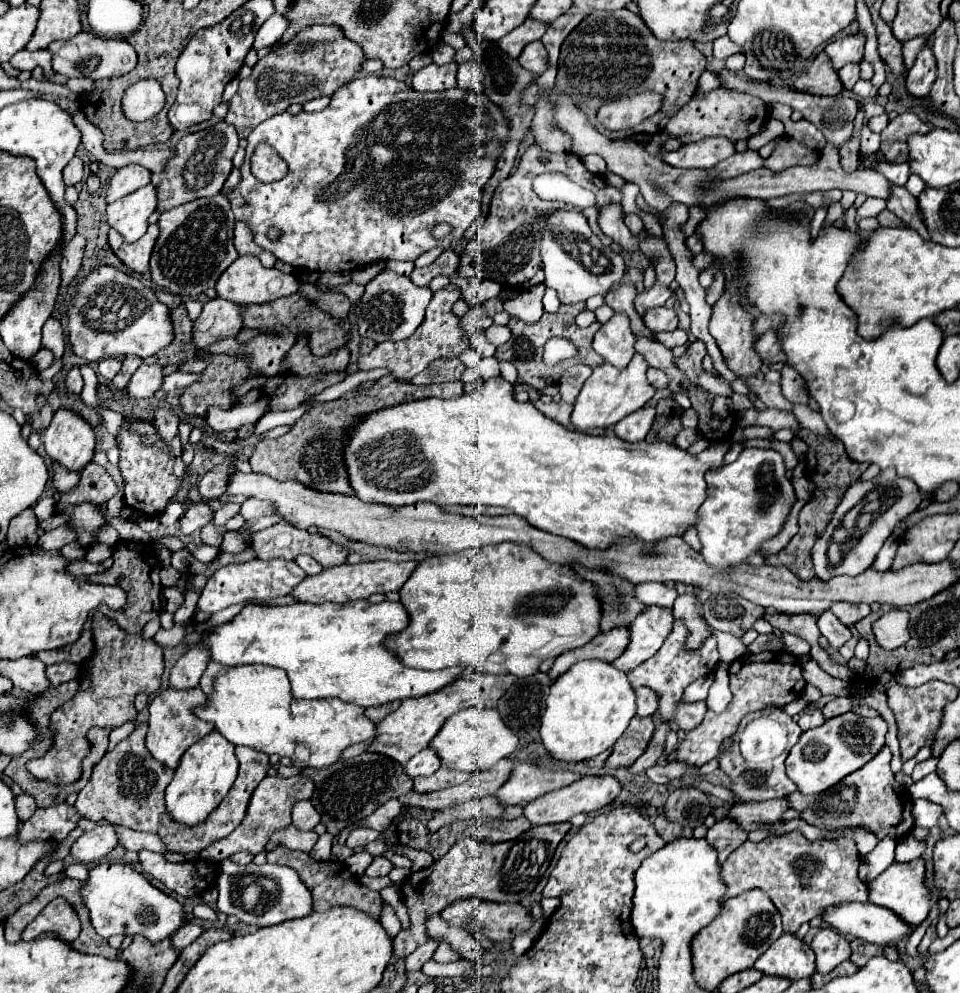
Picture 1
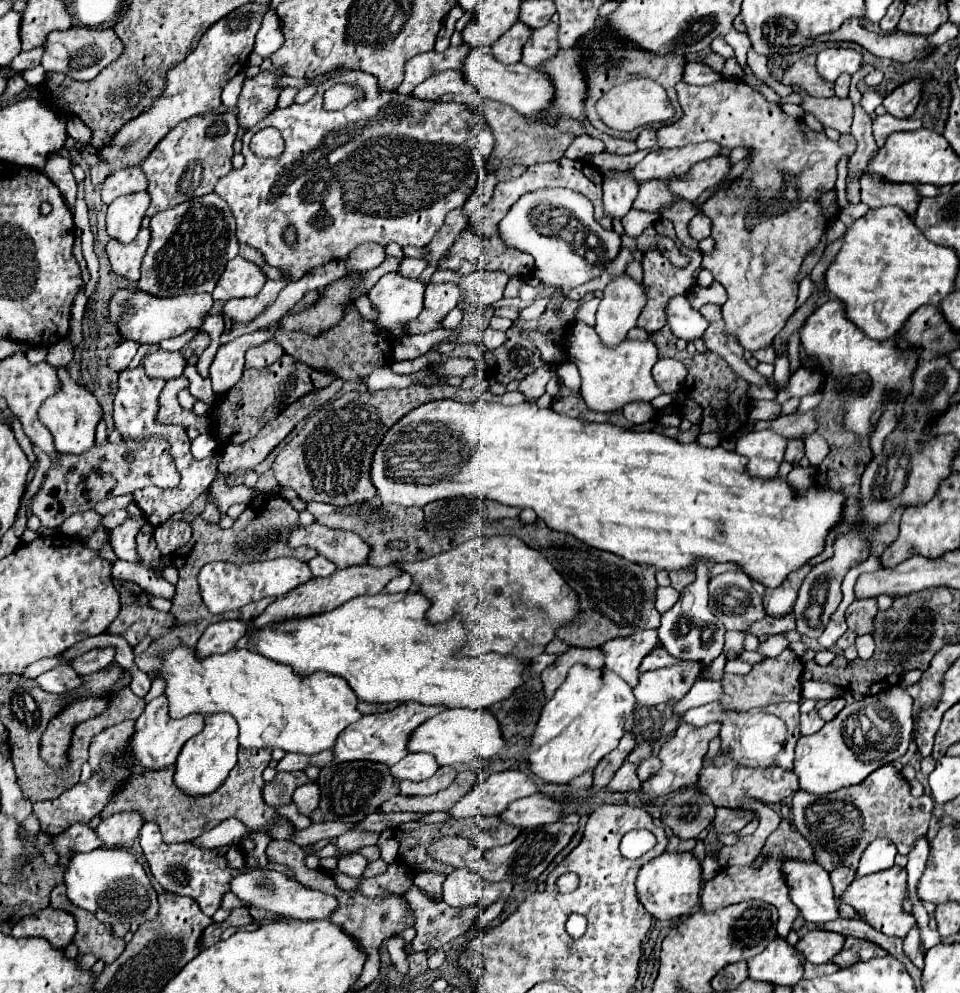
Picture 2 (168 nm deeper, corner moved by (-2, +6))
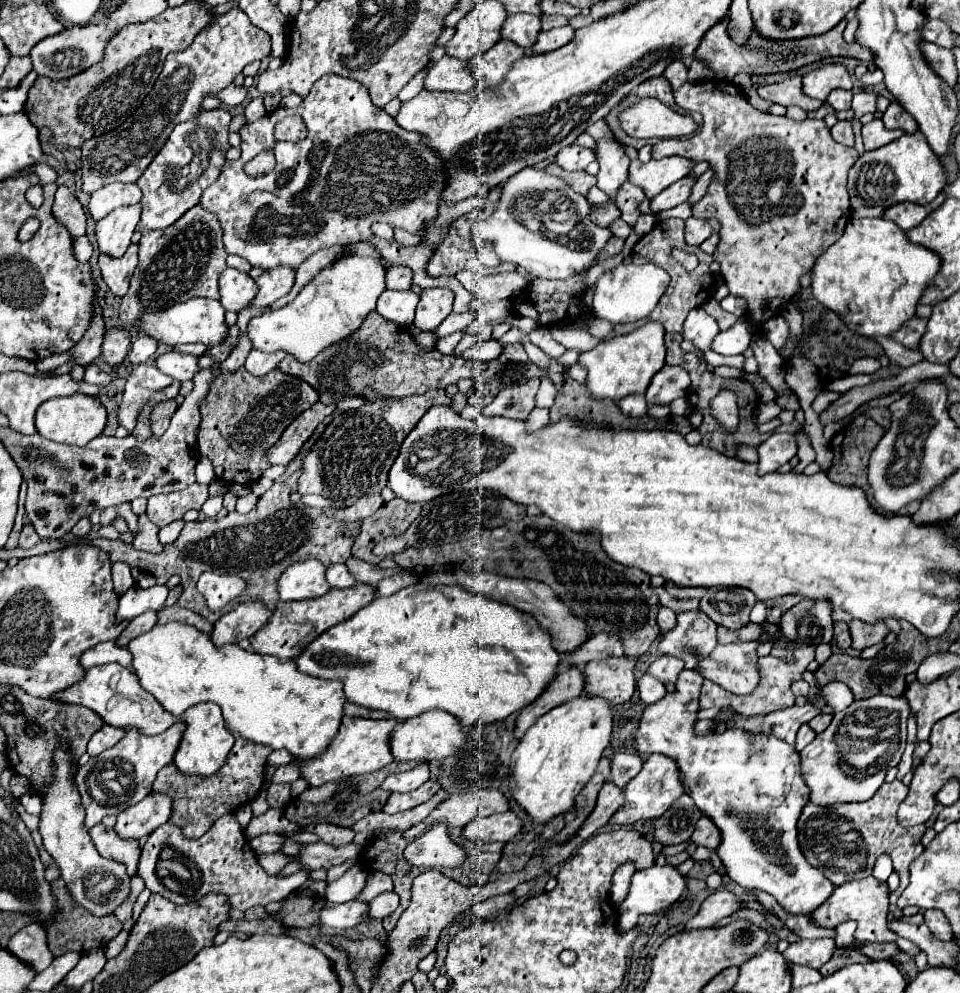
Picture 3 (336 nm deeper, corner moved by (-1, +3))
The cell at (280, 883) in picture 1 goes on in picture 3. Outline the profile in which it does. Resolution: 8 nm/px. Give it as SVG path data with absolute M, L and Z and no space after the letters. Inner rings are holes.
M349 901L349 903L327 903L321 909L321 923L333 929L353 929L365 921L369 913L367 901Z

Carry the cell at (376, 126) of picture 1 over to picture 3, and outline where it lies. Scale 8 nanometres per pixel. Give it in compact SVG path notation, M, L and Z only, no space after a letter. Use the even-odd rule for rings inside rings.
M325 75L313 85L313 91L303 99L297 109L279 107L265 117L247 123L239 129L241 137L241 157L237 161L227 161L221 169L221 177L211 183L201 199L207 211L215 213L223 229L223 245L229 255L239 255L251 263L251 267L273 269L279 265L289 265L297 269L311 253L331 247L349 245L373 237L371 225L375 221L385 221L393 229L401 227L411 233L423 233L425 225L437 215L439 199L445 187L445 173L441 159L421 141L421 135L401 129L393 117L369 101L367 89L351 79ZM287 115L299 115L307 125L307 139L299 143L283 143L273 139L273 127ZM273 147L277 165L271 173L249 177L243 165L251 161L259 151Z

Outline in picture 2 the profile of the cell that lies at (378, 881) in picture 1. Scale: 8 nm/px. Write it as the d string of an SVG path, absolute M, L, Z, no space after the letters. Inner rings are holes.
M414 884L404 892L404 896L408 898L410 906L414 908L414 914L416 914L416 922L414 922L414 930L416 930L416 938L414 938L414 948L420 950L420 952L428 952L428 950L440 950L446 942L462 936L470 926L472 922L478 918L478 914L482 912L480 906L466 906L466 908L452 908L444 902L430 902L422 890L418 890Z

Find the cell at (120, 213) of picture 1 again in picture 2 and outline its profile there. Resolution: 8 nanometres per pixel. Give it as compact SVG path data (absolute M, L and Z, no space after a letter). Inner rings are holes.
M146 190L120 196L108 206L108 216L106 216L106 230L112 238L128 244L132 242L138 232L142 218L150 206L150 194Z

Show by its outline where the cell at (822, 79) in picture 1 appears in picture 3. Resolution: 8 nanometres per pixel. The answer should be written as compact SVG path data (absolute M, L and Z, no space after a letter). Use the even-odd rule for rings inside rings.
M797 75L787 77L783 81L779 81L779 83L773 83L773 85L757 87L757 93L759 93L761 99L767 99L771 103L779 103L783 107L797 105L803 111L815 111L815 109L819 109L823 105L817 99L805 97L805 93L801 89L801 77L797 77Z

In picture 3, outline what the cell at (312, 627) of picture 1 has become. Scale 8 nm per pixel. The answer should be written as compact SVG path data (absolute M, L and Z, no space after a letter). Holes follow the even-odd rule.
M415 583L415 585L403 587L401 591L397 591L391 597L377 597L377 599L373 599L367 607L363 607L351 619L331 627L323 635L319 635L295 659L297 669L303 671L303 673L309 673L309 675L315 675L315 677L321 677L321 679L343 681L345 683L345 697L347 697L347 701L351 701L355 705L367 707L367 709L387 711L395 719L409 719L409 717L419 715L419 713L423 713L427 709L441 709L441 711L447 711L447 713L455 715L455 719L463 725L463 729L471 729L475 725L489 725L489 723L495 723L495 721L503 721L511 713L517 713L523 707L531 705L541 695L541 691L545 691L545 687L549 687L549 683L555 679L559 661L561 661L561 657L551 645L551 635L531 615L525 615L523 611L517 611L511 605L497 603L495 599L471 593L471 591L467 591L463 587L457 587L457 585L437 585L435 587L435 585L427 585L427 583Z

